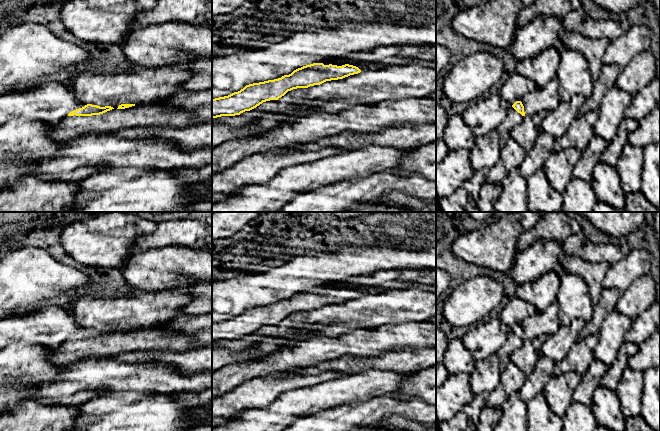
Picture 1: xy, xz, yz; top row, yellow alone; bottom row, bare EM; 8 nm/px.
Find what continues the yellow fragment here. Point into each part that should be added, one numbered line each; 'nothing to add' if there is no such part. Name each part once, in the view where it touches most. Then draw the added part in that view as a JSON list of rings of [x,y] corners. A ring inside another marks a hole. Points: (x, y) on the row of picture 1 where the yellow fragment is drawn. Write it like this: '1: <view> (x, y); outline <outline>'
1: xy (152, 115); outline [[[161,104],[135,105],[112,109],[100,115],[67,116],[53,139],[71,141],[89,134],[110,134],[133,128],[173,127],[183,129],[192,125],[212,123],[212,104],[199,106],[192,112],[166,108]]]

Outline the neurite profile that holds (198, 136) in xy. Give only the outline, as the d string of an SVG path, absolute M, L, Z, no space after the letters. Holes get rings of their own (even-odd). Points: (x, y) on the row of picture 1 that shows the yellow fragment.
M212 123L192 125L183 129L173 127L133 128L117 132L129 140L160 139L178 143L184 150L212 148Z

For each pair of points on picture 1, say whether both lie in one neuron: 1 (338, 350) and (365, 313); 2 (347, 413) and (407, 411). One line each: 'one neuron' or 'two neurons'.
1: two neurons
2: one neuron

